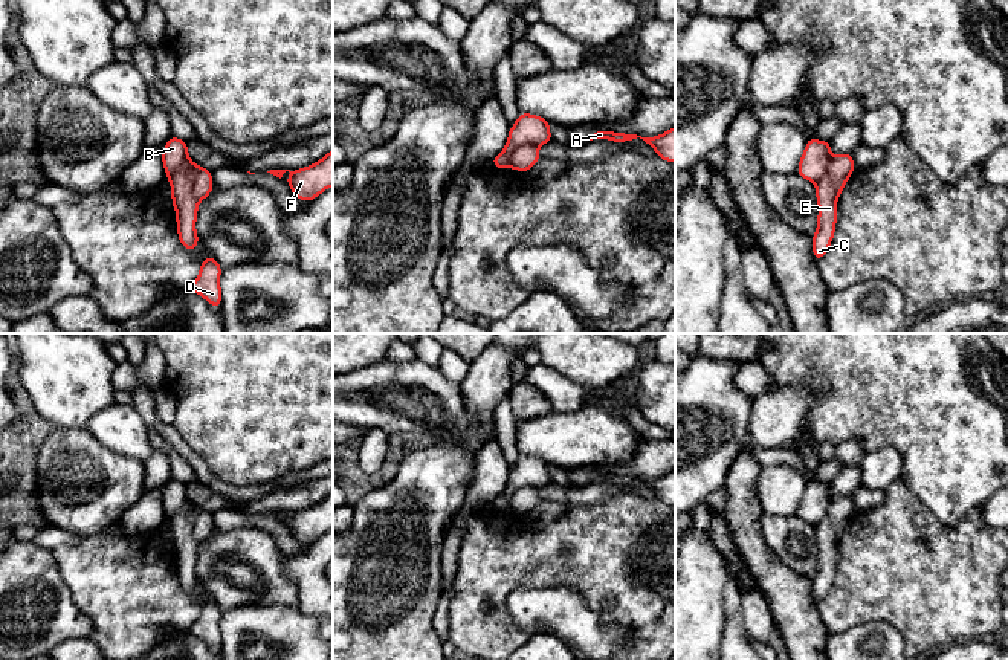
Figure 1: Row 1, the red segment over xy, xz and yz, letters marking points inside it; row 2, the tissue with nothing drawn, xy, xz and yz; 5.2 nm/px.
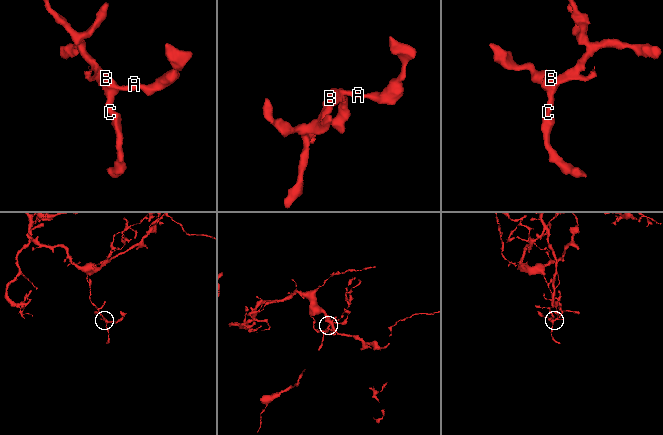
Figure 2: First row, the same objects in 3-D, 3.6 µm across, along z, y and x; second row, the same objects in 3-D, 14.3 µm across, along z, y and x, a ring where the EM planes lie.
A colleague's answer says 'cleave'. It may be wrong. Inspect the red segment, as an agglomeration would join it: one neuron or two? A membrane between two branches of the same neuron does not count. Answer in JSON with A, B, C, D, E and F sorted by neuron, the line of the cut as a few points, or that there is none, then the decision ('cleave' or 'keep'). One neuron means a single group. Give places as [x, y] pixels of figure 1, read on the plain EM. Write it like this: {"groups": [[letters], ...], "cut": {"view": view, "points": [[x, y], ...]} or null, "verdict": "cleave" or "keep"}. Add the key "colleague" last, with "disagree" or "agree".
{"groups": [["A", "B", "F"], ["C", "D", "E"]], "cut": {"view": "xy", "points": [[167, 514], [188, 509], [191, 535], [199, 543]]}, "verdict": "cleave", "colleague": "agree"}

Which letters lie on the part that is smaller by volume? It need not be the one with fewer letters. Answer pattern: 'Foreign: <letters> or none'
Foreign: A, B, F

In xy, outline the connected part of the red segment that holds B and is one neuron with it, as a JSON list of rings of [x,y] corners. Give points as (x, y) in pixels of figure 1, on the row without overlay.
[[[171,478],[163,489],[162,506],[166,515],[189,509],[192,516],[192,536],[203,542],[212,530],[212,513],[195,507],[188,498],[188,484]]]

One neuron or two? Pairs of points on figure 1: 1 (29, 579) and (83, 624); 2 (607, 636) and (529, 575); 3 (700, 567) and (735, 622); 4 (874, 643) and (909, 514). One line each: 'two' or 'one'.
1: one
2: two
3: two
4: two

